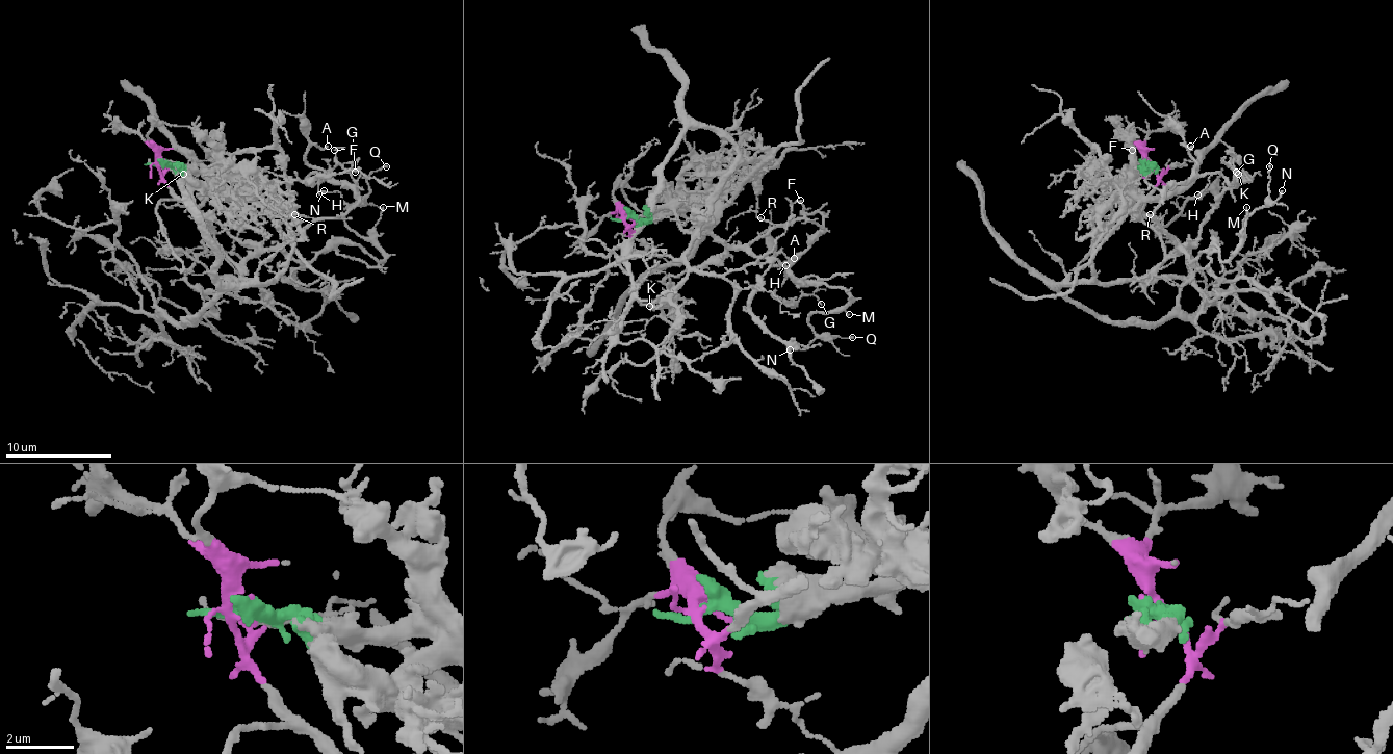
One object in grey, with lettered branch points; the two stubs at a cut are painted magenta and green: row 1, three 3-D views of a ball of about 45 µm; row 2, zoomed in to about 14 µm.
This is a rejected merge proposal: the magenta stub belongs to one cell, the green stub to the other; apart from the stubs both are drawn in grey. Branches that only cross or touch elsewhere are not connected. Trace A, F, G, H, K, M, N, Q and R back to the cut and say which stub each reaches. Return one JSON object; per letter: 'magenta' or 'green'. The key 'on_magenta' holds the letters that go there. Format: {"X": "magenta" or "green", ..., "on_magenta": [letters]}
{"A": "magenta", "F": "magenta", "G": "magenta", "H": "magenta", "K": "magenta", "M": "magenta", "N": "magenta", "Q": "magenta", "R": "magenta", "on_magenta": ["A", "F", "G", "H", "K", "M", "N", "Q", "R"]}

